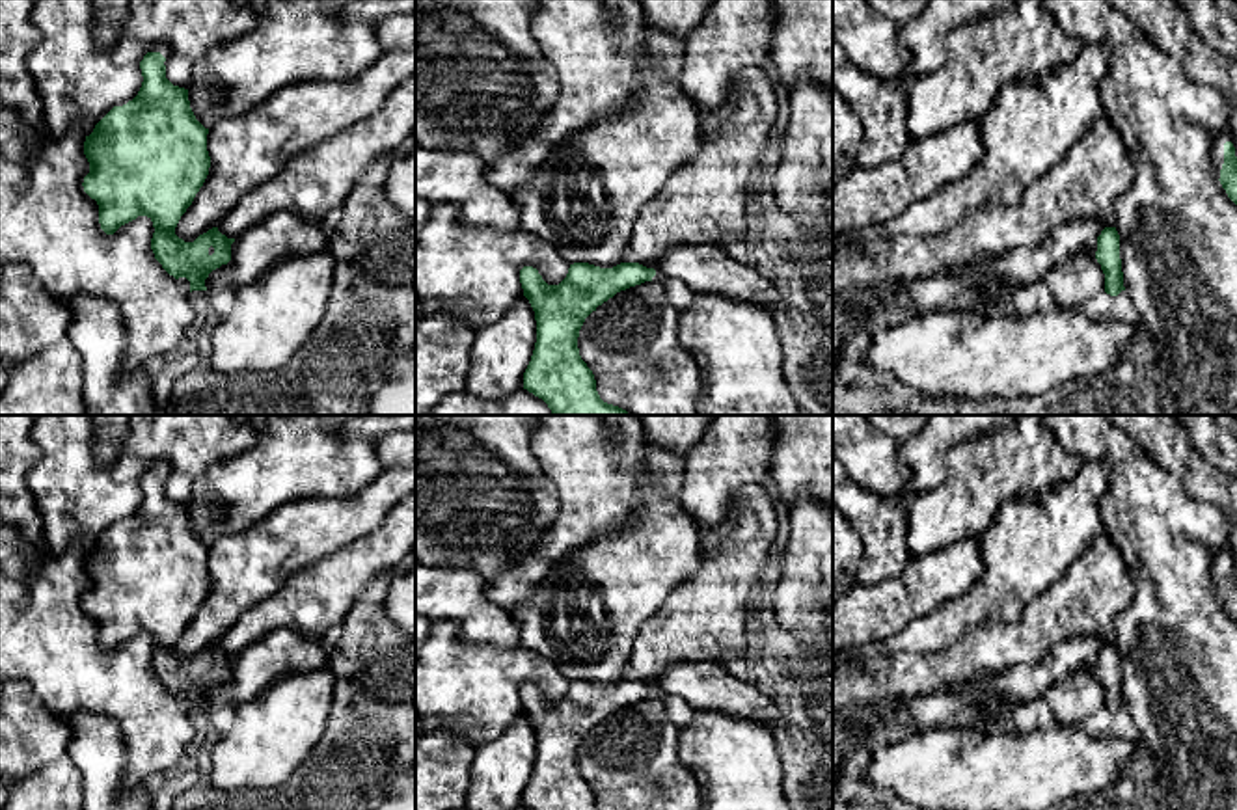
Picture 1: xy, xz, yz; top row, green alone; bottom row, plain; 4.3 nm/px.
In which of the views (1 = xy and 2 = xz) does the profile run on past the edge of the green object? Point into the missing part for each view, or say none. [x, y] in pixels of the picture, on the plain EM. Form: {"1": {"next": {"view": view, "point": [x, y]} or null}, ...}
{"1": {"next": {"view": "xy", "point": [164, 466]}}, "2": {"next": null}}

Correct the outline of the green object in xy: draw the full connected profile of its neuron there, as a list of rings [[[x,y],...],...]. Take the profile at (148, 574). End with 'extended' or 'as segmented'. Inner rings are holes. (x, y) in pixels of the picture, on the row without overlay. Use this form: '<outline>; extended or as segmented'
[[[153,462],[140,479],[143,499],[138,512],[123,523],[114,523],[86,553],[84,572],[89,579],[89,590],[82,603],[97,618],[99,641],[106,652],[114,652],[138,633],[147,633],[155,644],[151,655],[155,676],[175,696],[186,695],[190,709],[207,708],[209,691],[231,678],[235,655],[227,655],[218,644],[199,652],[194,659],[184,659],[175,652],[181,633],[209,592],[211,574],[207,568],[209,546],[196,536],[188,506],[173,503],[166,495],[170,475],[170,462]]]; extended

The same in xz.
[[[574,680],[559,702],[548,702],[537,685],[523,683],[520,700],[537,737],[537,760],[523,790],[523,806],[598,810],[594,791],[579,773],[579,747],[598,722],[620,708],[652,698],[654,693],[654,685],[639,680],[613,685]]]; as segmented

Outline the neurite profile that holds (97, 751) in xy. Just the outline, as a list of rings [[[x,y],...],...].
[[[78,711],[69,719],[67,726],[73,732],[67,758],[82,775],[82,810],[153,810],[151,786],[138,786],[130,790],[123,788],[127,750],[119,726],[112,719]]]

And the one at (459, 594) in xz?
[[[415,562],[415,614],[430,624],[456,620],[460,639],[471,644],[520,644],[520,626],[510,609],[490,601],[484,579],[469,568]]]

